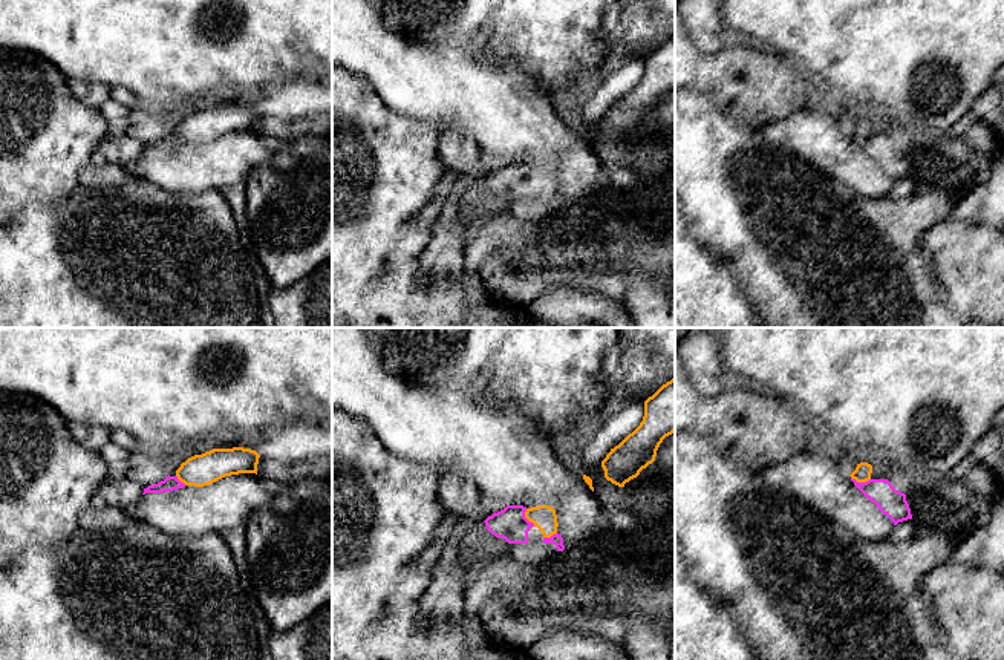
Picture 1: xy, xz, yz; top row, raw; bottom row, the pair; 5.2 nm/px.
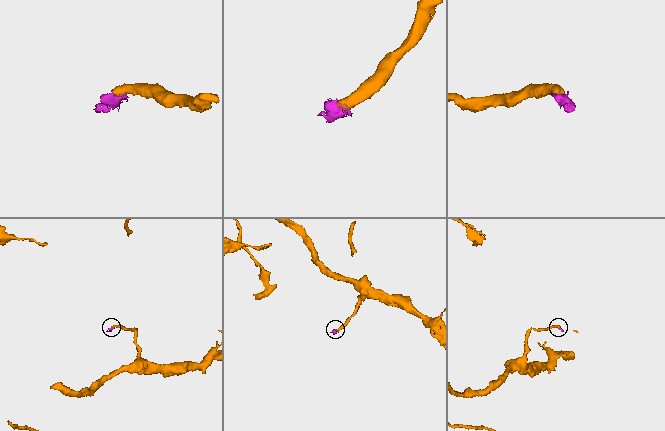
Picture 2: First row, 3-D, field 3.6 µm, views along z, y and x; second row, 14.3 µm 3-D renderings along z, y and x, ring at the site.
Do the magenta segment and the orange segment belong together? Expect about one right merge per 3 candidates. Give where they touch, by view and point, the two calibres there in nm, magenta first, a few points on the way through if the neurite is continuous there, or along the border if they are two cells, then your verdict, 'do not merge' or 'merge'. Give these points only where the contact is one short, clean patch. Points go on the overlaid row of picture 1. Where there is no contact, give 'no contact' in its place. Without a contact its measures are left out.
meets magenta in xz at (525, 518); 170 nm thick on the magenta side, 130 nm on the other; runs through xz (510, 524), (525, 518), (544, 516); merge

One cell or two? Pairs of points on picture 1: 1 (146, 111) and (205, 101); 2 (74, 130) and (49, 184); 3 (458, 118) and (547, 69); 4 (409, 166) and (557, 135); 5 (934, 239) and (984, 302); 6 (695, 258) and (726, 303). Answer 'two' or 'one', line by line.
1: one
2: one
3: two
4: two
5: one
6: one

